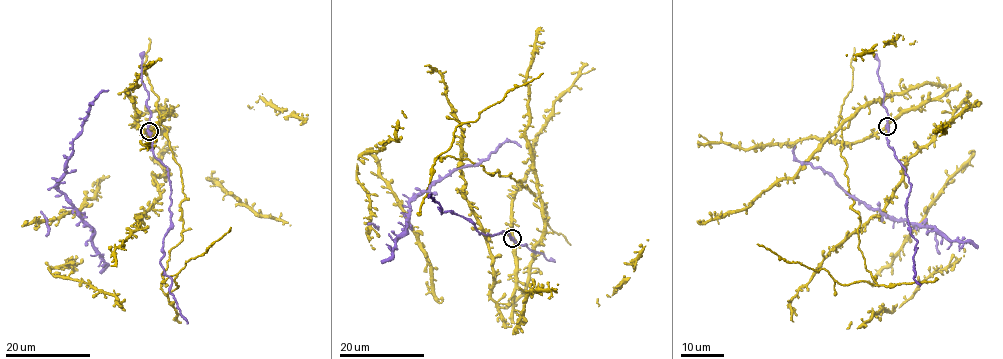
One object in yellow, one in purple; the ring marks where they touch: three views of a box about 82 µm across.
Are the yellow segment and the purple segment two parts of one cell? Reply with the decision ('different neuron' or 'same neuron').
different neuron

